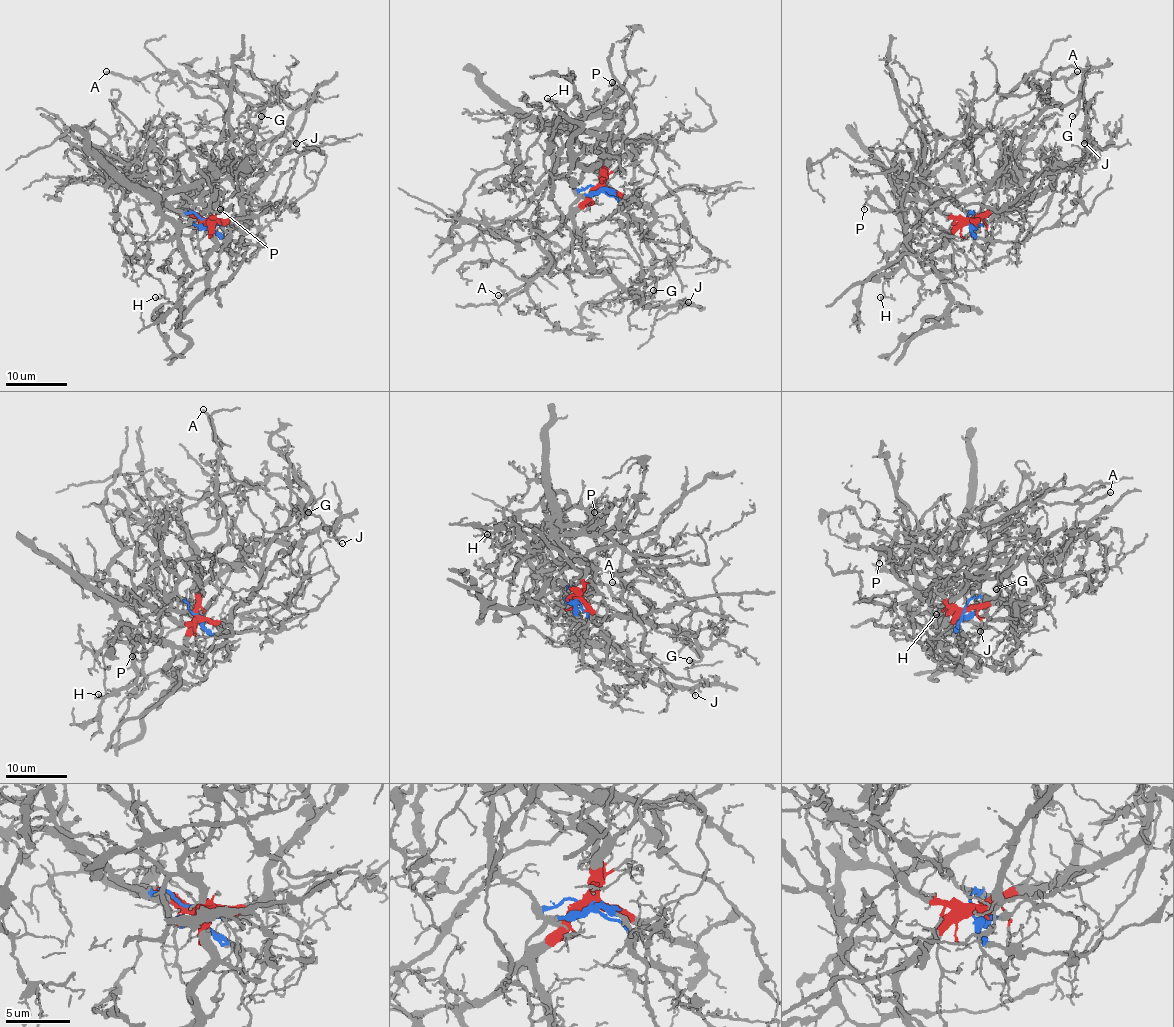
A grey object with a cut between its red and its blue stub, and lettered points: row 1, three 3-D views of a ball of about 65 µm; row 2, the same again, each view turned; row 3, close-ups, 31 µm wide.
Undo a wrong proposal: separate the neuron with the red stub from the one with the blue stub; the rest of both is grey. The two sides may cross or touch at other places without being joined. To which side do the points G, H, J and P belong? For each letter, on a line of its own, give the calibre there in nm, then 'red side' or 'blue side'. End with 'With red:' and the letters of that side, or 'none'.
G: calibre 140 nm; red side
H: calibre 120 nm; red side
J: calibre 120 nm; red side
P: calibre 130 nm; blue side
With red: G, H, J

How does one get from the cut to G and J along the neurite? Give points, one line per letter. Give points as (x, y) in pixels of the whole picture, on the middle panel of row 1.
G: (598, 189), (615, 189), (652, 213), (653, 223), (647, 230), (646, 243), (653, 263), (653, 290)
J: (598, 189), (575, 214), (581, 251), (590, 263), (598, 271), (612, 274), (644, 305), (689, 302)

